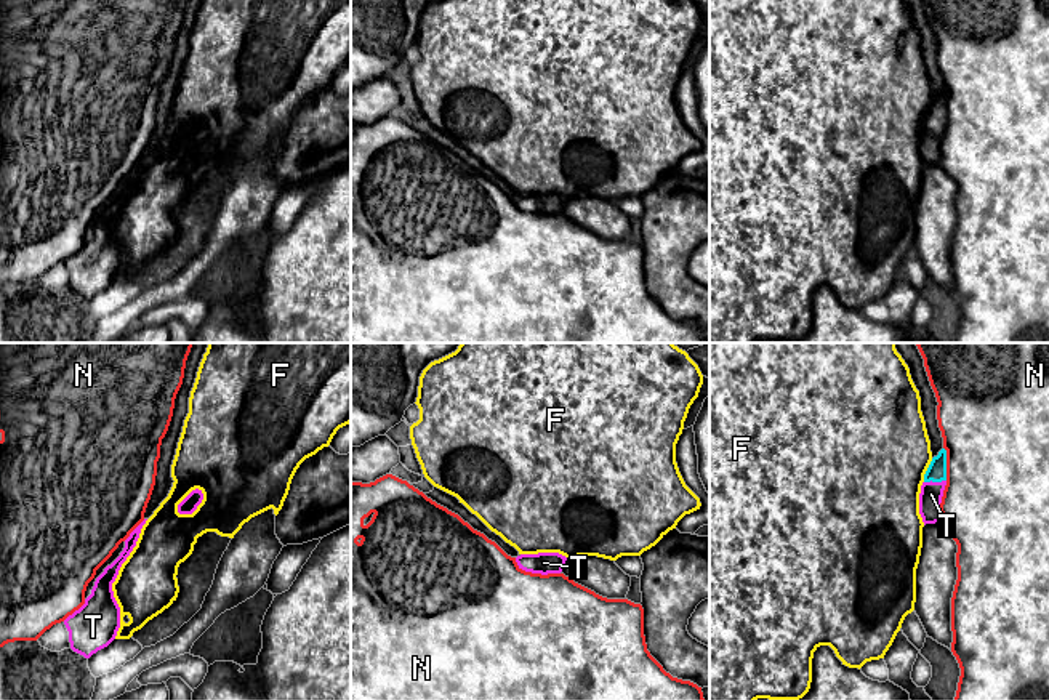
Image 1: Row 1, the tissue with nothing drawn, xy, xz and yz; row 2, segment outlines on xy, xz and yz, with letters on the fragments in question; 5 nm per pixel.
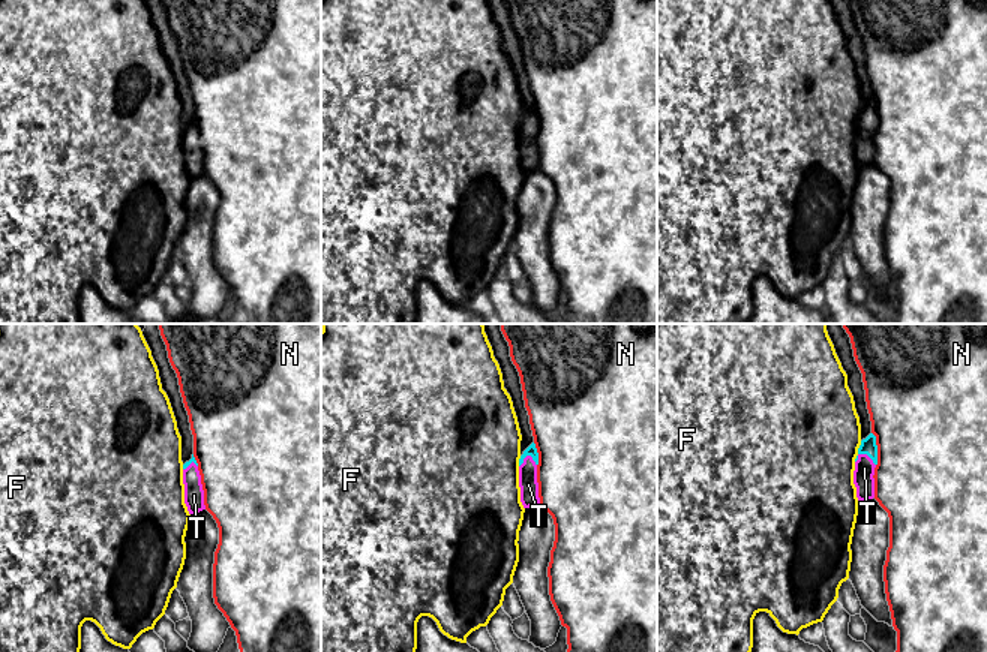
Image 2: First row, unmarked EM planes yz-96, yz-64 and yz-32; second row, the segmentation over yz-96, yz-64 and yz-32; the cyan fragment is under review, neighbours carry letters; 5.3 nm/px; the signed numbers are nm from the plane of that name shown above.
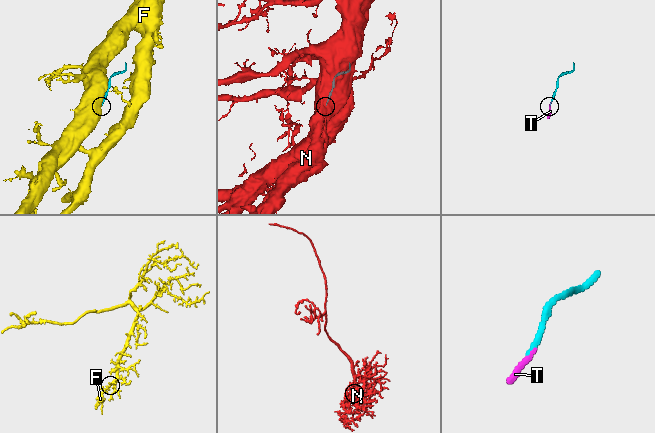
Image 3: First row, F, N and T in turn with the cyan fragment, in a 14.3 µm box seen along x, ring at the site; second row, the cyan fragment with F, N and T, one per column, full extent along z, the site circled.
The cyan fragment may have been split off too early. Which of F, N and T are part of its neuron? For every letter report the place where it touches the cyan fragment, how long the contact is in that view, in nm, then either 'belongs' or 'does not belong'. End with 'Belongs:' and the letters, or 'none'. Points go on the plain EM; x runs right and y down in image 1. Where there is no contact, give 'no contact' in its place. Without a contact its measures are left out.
F: meets cyan in yz at (928, 111); contact 130 nm long; does not belong
N: meets cyan in yz at (945, 104); contact 170 nm long; does not belong
T: meets cyan in yz at (934, 122); contact 110 nm long; belongs
Belongs: T

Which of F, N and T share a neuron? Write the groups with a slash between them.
F / N / T

